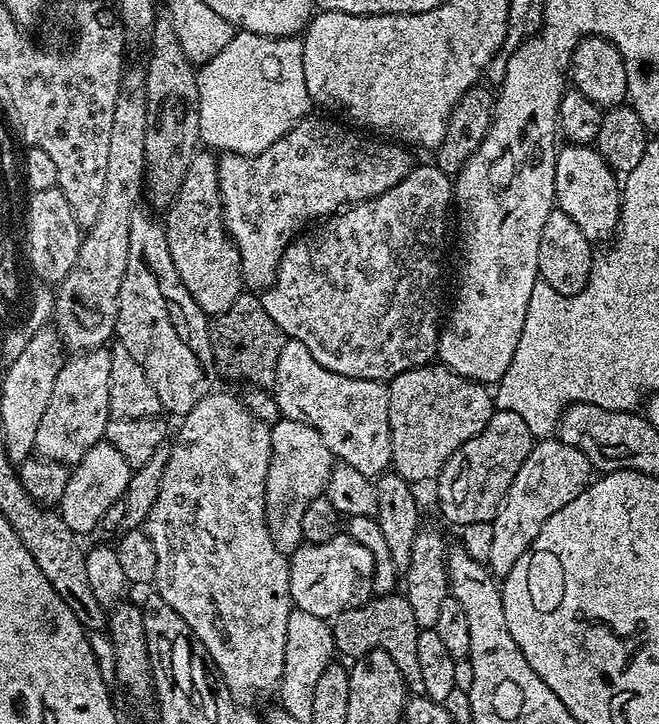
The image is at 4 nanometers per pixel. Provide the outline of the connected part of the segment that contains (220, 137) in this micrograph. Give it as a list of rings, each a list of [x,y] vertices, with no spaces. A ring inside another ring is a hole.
[[[243,30],[237,31],[233,35],[229,44],[216,54],[214,58],[206,61],[206,63],[199,65],[196,81],[198,82],[198,106],[200,107],[200,138],[201,141],[209,149],[217,150],[221,153],[227,154],[229,152],[236,152],[239,156],[257,156],[265,152],[270,145],[278,142],[280,138],[291,130],[300,120],[305,119],[309,115],[310,109],[313,107],[314,101],[310,98],[310,94],[306,90],[306,74],[302,70],[302,54],[304,53],[303,39],[296,36],[263,36],[262,34],[254,34],[253,32],[246,32]]]

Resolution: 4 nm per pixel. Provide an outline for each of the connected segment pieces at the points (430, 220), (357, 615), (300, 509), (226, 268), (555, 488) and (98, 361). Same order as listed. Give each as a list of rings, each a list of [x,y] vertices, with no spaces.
[[[428,162],[421,166],[413,167],[410,174],[406,174],[406,178],[402,178],[402,182],[398,182],[398,186],[394,186],[390,190],[386,190],[386,194],[378,194],[374,198],[364,200],[361,204],[353,204],[339,212],[334,216],[327,217],[323,222],[317,223],[315,226],[309,227],[300,233],[291,246],[282,254],[280,259],[280,269],[276,272],[276,281],[272,283],[272,287],[263,293],[264,309],[266,314],[270,314],[270,318],[274,318],[274,322],[278,322],[278,326],[283,330],[285,337],[290,340],[302,342],[302,346],[306,346],[306,350],[310,350],[310,354],[314,354],[314,362],[318,362],[326,370],[330,370],[334,374],[342,374],[346,378],[358,378],[359,380],[379,380],[381,382],[391,382],[398,374],[402,374],[406,370],[414,370],[415,368],[423,368],[429,362],[435,361],[438,356],[438,345],[440,343],[440,333],[442,331],[442,316],[440,320],[440,271],[444,268],[444,219],[448,216],[448,207],[451,209],[454,204],[454,180],[451,175],[443,173],[435,163]]]
[[[395,592],[389,596],[376,596],[366,604],[349,608],[333,619],[331,630],[333,647],[339,655],[357,660],[374,651],[386,652],[394,658],[409,693],[415,697],[424,695],[426,684],[418,664],[418,638],[422,630],[417,626],[409,600],[402,594]]]
[[[287,418],[277,421],[277,424],[271,425],[272,461],[266,480],[264,516],[268,520],[268,529],[276,545],[285,553],[291,554],[301,547],[304,540],[302,518],[307,507],[315,499],[325,495],[334,467],[334,457],[326,446],[324,437],[311,424]]]
[[[197,151],[166,216],[168,220],[164,224],[164,233],[170,246],[170,258],[174,258],[174,266],[178,270],[178,278],[182,278],[186,290],[190,290],[194,302],[198,302],[205,316],[215,318],[222,315],[241,296],[242,277],[240,255],[232,237],[228,235],[228,227],[224,225],[218,160],[211,151]]]
[[[558,438],[537,441],[515,475],[503,506],[492,521],[494,535],[486,563],[489,572],[498,578],[508,576],[514,563],[532,547],[546,521],[585,491],[591,483],[593,472],[589,460],[576,447],[566,446]]]
[[[107,347],[95,348],[92,352],[81,352],[73,355],[71,359],[65,363],[64,367],[61,368],[58,378],[54,382],[54,394],[50,394],[50,406],[46,406],[46,414],[42,414],[42,422],[38,425],[38,438],[36,439],[36,447],[34,449],[37,457],[45,460],[57,460],[59,464],[67,464],[69,466],[75,466],[80,463],[84,455],[95,444],[101,443],[104,440],[104,431],[108,425],[110,419],[110,413],[108,407],[110,406],[110,351]]]

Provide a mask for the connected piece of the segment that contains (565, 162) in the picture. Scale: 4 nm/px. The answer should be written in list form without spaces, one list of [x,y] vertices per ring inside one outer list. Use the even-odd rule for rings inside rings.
[[[565,143],[556,153],[556,204],[593,242],[611,241],[620,227],[622,184],[595,147]]]

